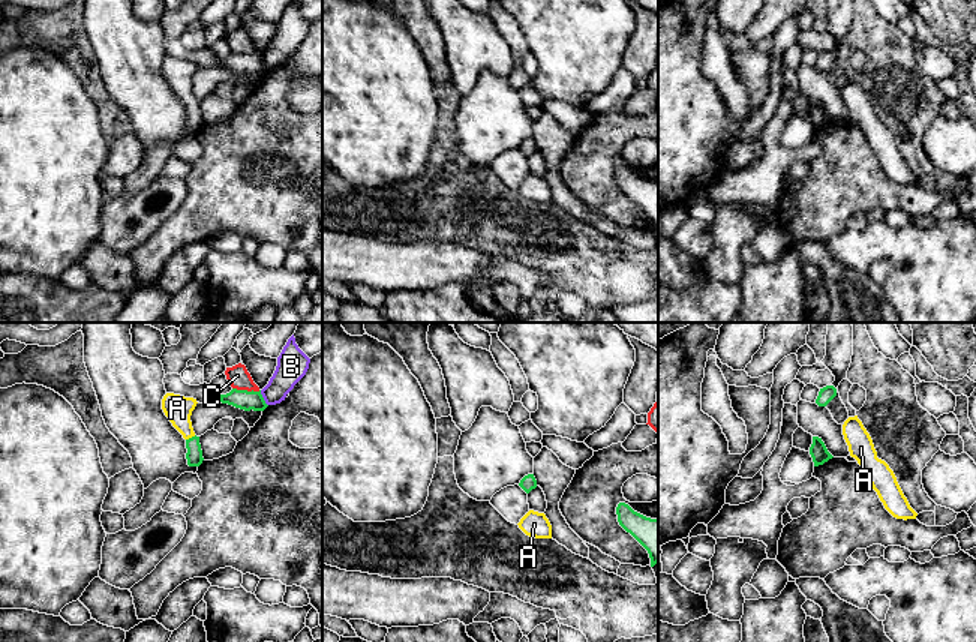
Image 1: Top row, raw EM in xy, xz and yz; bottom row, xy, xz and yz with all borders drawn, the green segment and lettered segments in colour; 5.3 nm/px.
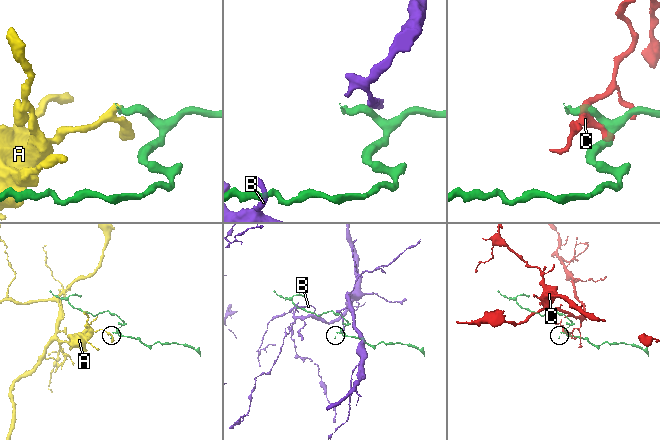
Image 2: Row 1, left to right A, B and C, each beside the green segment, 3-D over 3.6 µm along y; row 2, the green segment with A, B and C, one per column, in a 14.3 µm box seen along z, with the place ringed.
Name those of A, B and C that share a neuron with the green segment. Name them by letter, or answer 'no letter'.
A

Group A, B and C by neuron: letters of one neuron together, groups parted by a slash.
A / B / C

